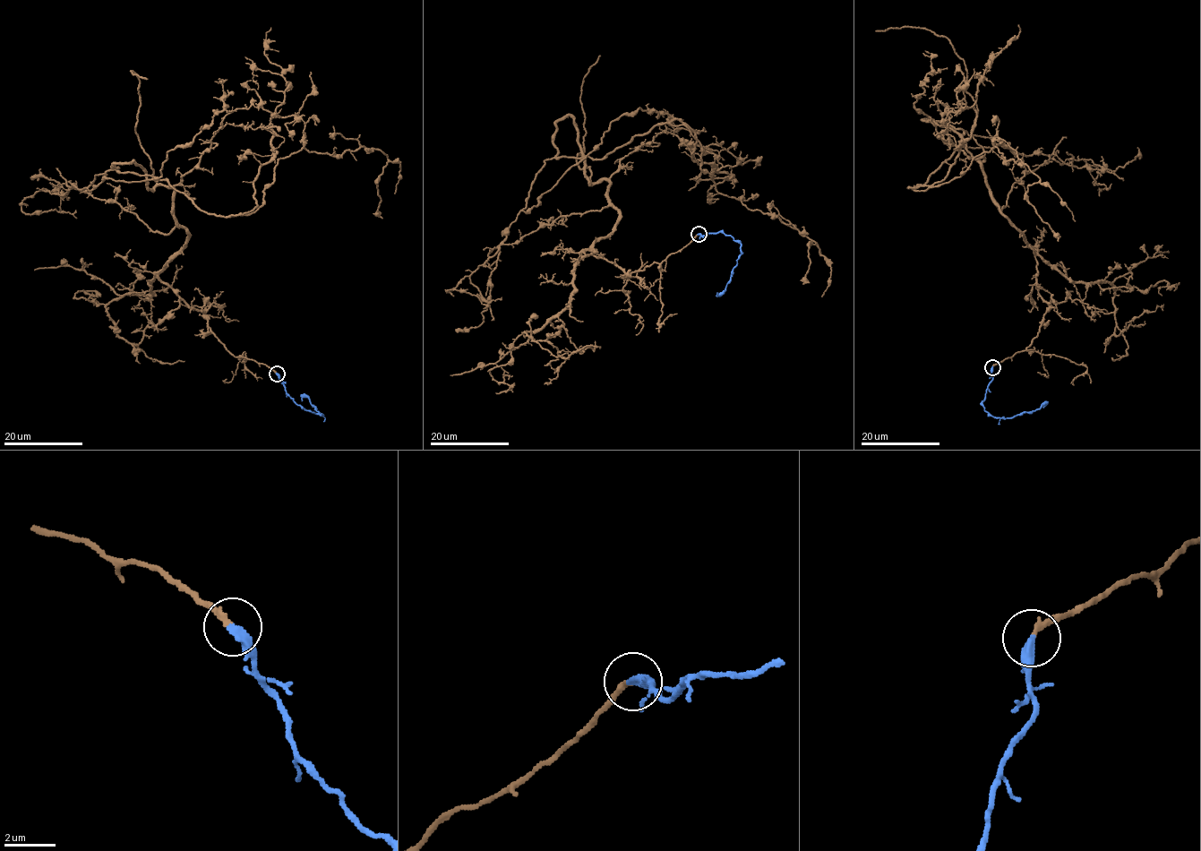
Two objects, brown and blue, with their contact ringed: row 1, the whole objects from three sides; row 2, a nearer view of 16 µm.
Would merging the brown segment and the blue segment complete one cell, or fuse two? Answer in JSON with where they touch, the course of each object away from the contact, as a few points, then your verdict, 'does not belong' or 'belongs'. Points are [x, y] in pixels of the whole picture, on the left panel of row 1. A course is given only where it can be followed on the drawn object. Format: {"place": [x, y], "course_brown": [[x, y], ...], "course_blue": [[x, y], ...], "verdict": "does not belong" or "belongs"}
{"place": [277, 373], "course_brown": [[276, 373], [160, 279], [187, 235], [173, 188], [114, 164], [230, 217], [278, 159], [375, 148], [382, 219]], "course_blue": [[276, 373], [286, 392], [298, 405], [323, 414], [320, 415], [306, 397], [301, 400]], "verdict": "belongs"}

